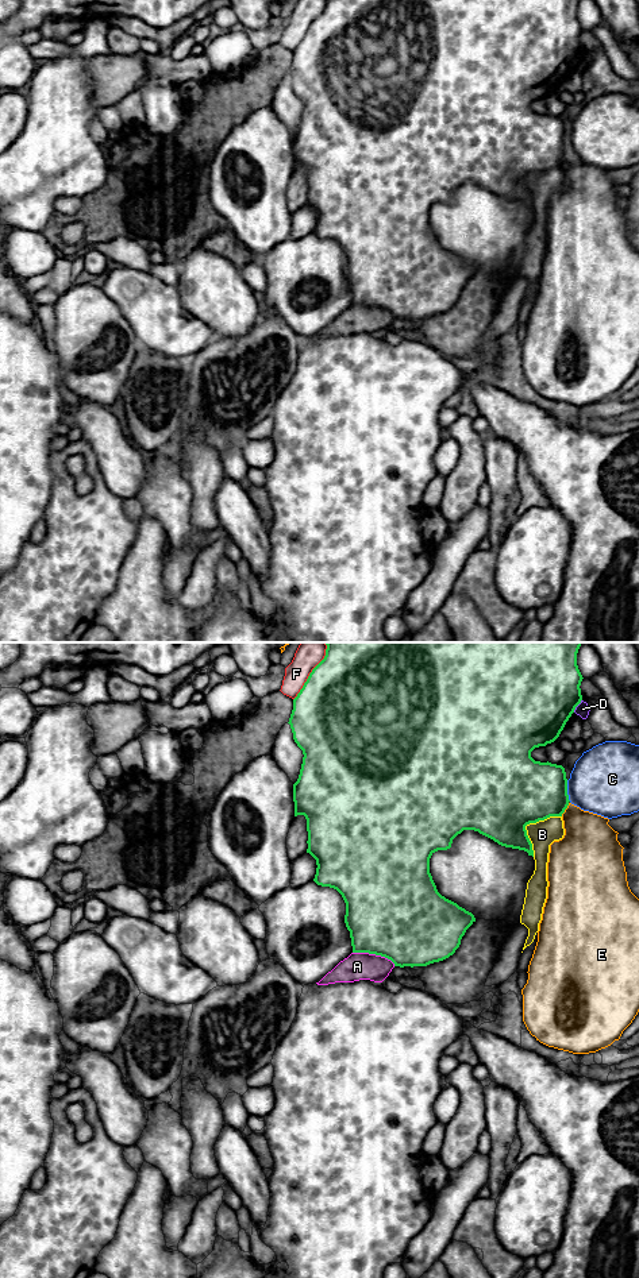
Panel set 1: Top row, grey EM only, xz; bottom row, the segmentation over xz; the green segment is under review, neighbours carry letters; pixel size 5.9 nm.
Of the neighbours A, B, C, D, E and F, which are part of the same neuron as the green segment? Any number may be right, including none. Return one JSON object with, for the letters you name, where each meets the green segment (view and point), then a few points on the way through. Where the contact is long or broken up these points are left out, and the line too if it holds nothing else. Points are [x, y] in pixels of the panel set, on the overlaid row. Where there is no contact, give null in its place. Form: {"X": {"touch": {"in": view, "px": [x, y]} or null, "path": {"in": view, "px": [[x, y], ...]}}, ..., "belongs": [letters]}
{"belongs": []}

